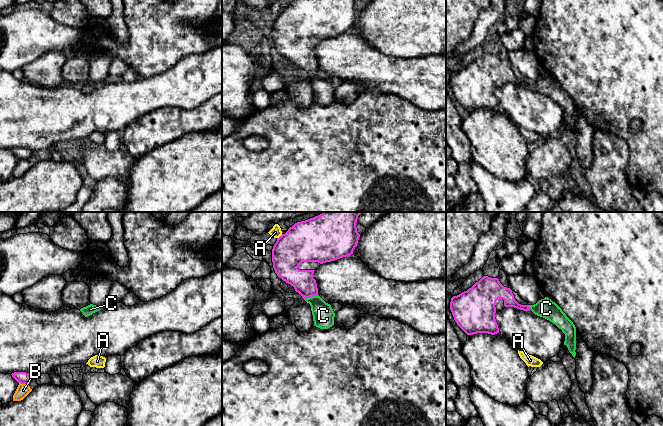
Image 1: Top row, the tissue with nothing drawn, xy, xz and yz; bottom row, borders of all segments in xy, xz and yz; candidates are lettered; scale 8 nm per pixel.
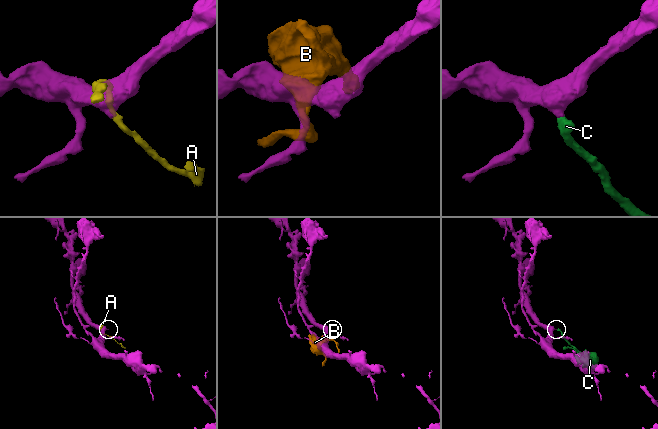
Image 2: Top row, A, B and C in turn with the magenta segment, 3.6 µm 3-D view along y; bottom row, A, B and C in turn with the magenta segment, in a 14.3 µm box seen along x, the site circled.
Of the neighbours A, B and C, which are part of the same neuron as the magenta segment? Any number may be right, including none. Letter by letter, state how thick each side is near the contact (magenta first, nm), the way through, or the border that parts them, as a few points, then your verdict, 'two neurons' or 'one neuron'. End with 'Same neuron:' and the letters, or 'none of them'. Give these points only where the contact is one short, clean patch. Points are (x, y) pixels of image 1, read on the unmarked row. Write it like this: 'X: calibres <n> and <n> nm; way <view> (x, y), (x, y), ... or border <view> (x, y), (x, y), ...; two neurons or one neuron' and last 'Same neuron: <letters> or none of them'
A: calibres 300 and 90 nm; two neurons
B: calibres 100 and 100 nm; two neurons
C: calibres 180 and 180 nm; way xz (303, 58), (310, 72), (317, 79), (323, 91); one neuron
Same neuron: C

